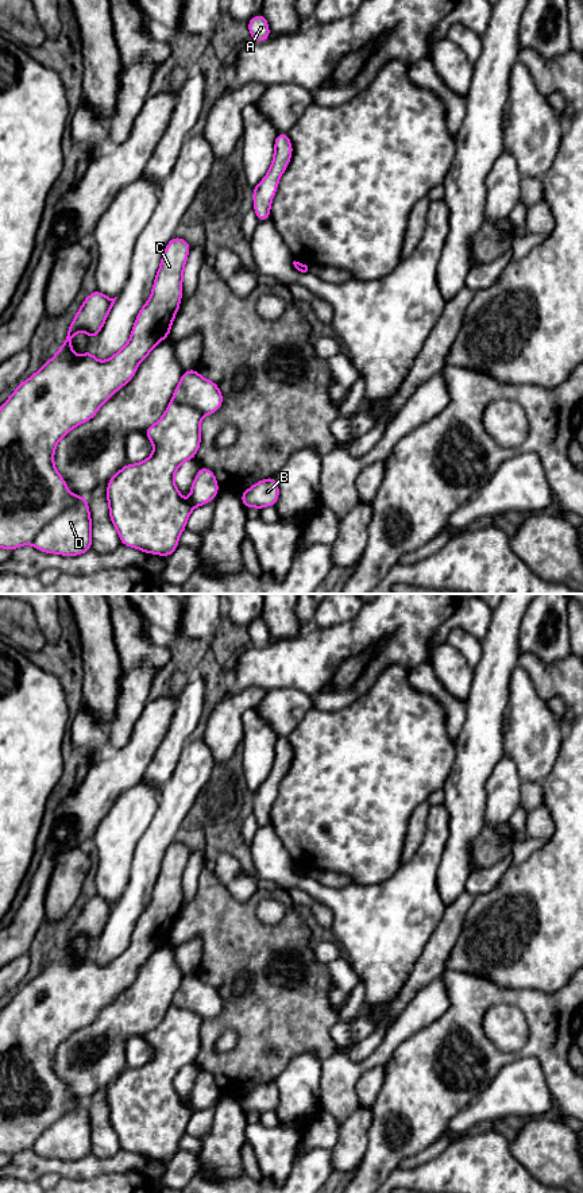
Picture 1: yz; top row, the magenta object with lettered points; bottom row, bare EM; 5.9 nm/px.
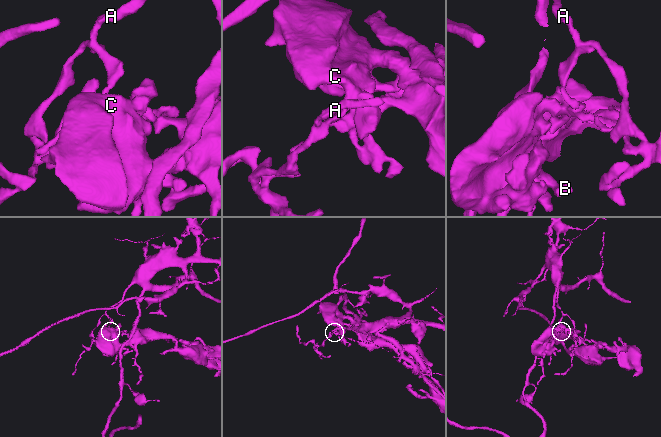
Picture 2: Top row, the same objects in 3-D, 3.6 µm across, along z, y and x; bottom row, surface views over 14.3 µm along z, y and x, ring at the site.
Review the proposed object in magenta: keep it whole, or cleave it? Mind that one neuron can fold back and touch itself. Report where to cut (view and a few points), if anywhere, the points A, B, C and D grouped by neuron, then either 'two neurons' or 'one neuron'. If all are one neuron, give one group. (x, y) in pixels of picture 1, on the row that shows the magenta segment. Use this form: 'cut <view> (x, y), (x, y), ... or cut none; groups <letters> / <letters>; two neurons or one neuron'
cut yz (300, 263), (296, 267); groups A / B C D; two neurons

